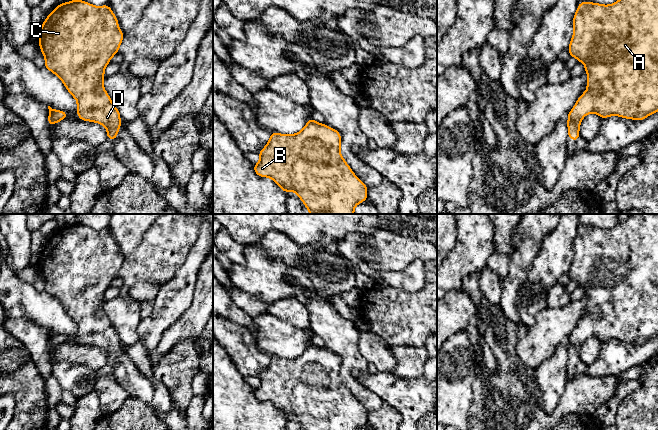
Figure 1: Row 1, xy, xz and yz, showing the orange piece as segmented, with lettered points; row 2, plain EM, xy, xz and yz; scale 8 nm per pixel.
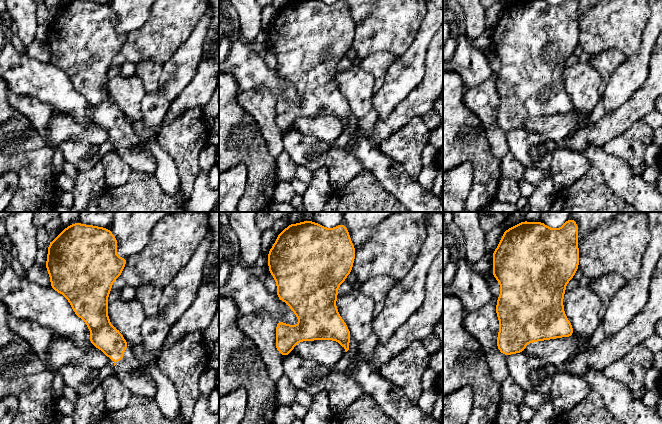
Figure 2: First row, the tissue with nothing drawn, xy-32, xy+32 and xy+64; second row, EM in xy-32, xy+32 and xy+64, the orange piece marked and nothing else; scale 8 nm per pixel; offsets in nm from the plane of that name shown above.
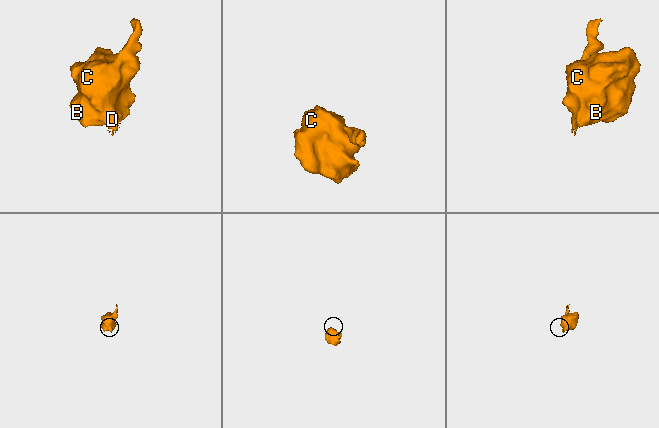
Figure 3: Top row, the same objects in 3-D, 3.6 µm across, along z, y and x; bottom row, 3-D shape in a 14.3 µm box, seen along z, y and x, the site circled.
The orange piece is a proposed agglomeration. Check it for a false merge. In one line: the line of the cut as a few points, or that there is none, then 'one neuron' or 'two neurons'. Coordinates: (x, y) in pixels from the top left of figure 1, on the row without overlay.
cut none; one neuron

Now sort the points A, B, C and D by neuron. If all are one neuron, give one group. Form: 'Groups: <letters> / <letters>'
Groups: A B C D

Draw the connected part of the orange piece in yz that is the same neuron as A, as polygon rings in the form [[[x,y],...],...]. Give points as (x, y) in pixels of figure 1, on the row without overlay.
[[[632,214],[625,221],[611,229],[602,229],[591,226],[580,226],[573,242],[574,257],[568,271],[570,281],[575,281],[578,286],[585,289],[587,301],[587,314],[577,323],[575,330],[568,337],[568,363],[572,362],[576,367],[582,343],[586,338],[596,337],[602,343],[616,339],[619,341],[644,344],[649,339],[658,335],[658,214]]]

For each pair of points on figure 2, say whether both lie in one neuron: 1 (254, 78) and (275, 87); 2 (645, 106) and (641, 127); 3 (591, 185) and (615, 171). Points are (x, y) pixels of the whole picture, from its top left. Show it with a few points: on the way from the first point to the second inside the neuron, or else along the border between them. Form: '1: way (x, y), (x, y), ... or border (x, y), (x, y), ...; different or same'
1: way (259, 78), (266, 78), (270, 82); same
2: border (641, 117), (622, 132); different
3: border (591, 167), (595, 167), (606, 184), (619, 195); different

